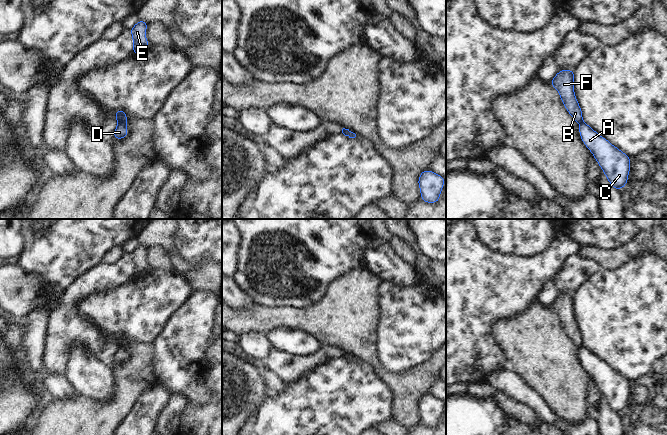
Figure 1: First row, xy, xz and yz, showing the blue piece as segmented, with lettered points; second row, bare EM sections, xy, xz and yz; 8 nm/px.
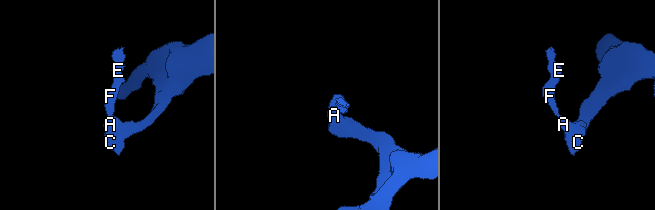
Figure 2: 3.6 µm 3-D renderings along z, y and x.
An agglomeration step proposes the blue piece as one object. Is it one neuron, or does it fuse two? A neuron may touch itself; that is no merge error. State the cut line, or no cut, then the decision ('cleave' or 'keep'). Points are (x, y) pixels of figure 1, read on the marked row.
cut xy (125, 121), (118, 123); cleave

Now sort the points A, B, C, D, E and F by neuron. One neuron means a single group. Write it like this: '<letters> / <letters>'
A C D / B E F

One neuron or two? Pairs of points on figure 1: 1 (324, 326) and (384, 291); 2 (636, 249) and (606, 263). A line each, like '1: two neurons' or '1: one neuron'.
1: two neurons
2: one neuron

